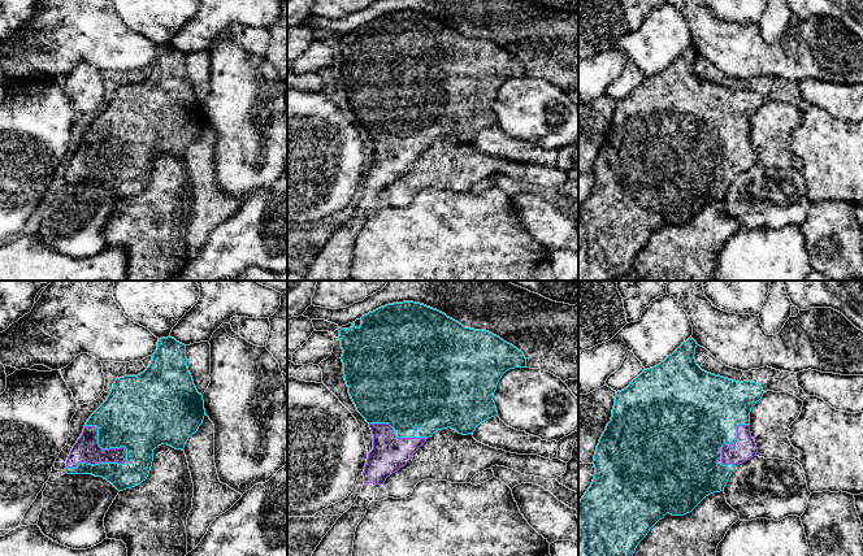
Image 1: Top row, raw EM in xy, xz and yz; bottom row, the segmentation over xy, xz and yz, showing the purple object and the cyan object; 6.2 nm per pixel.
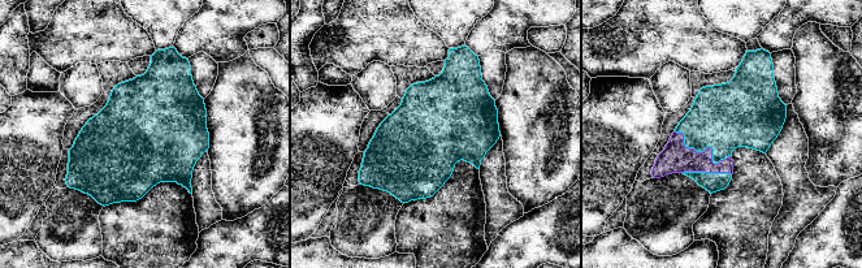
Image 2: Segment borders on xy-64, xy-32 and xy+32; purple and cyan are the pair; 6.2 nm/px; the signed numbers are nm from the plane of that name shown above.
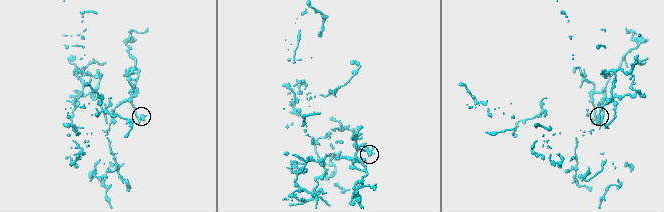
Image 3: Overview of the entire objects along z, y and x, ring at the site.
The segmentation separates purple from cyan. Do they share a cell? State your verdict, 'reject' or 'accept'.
accept

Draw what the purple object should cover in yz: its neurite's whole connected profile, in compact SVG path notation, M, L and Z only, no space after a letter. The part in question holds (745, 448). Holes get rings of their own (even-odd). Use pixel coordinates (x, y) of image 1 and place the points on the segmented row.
M689 338L659 365L643 369L626 388L616 392L611 421L594 455L594 479L578 501L578 556L633 556L639 542L667 513L690 513L706 496L724 490L737 465L756 456L750 412L764 394L762 386L702 370L694 359L697 346Z

